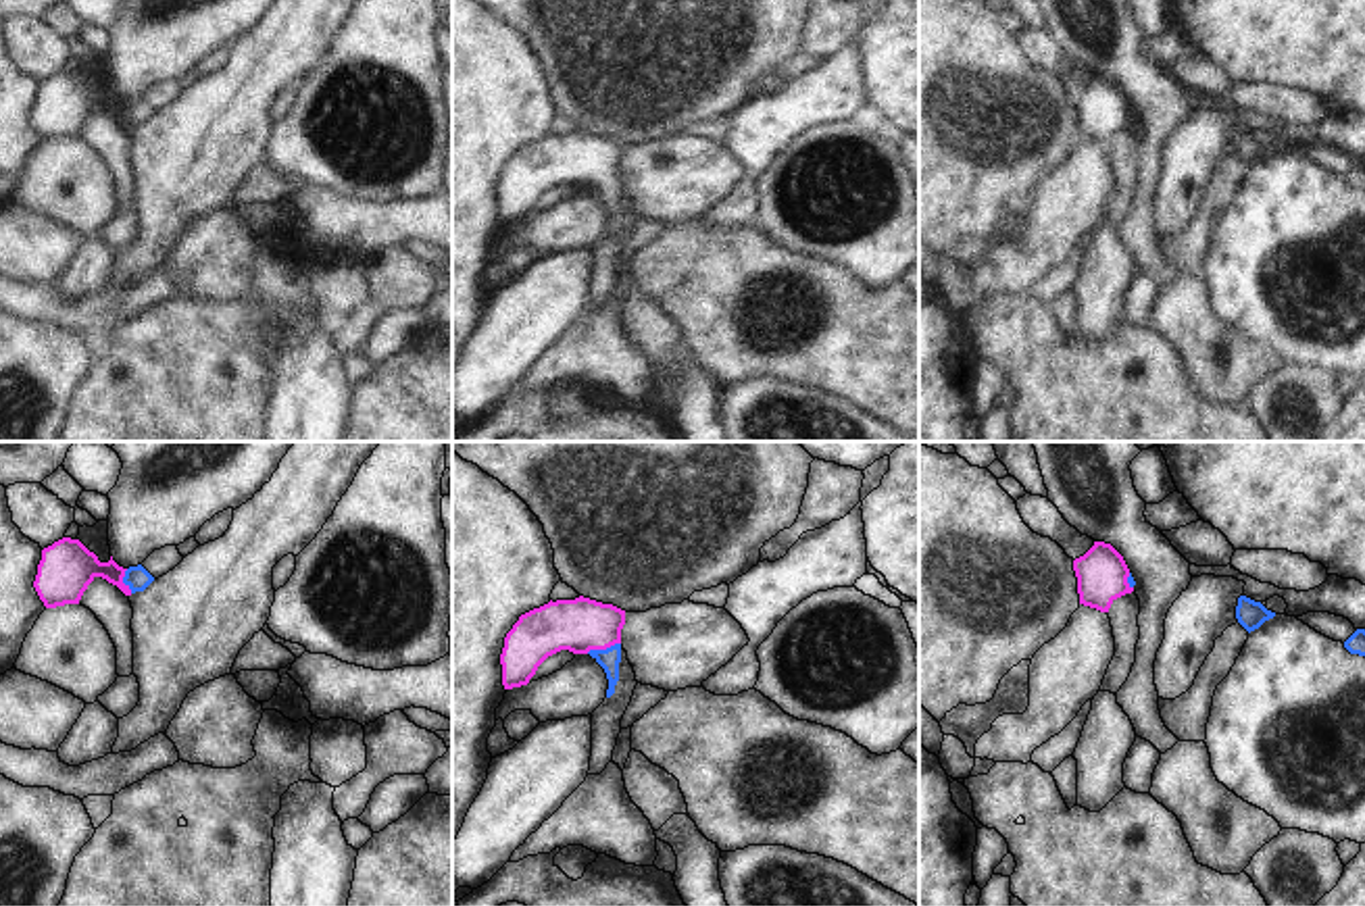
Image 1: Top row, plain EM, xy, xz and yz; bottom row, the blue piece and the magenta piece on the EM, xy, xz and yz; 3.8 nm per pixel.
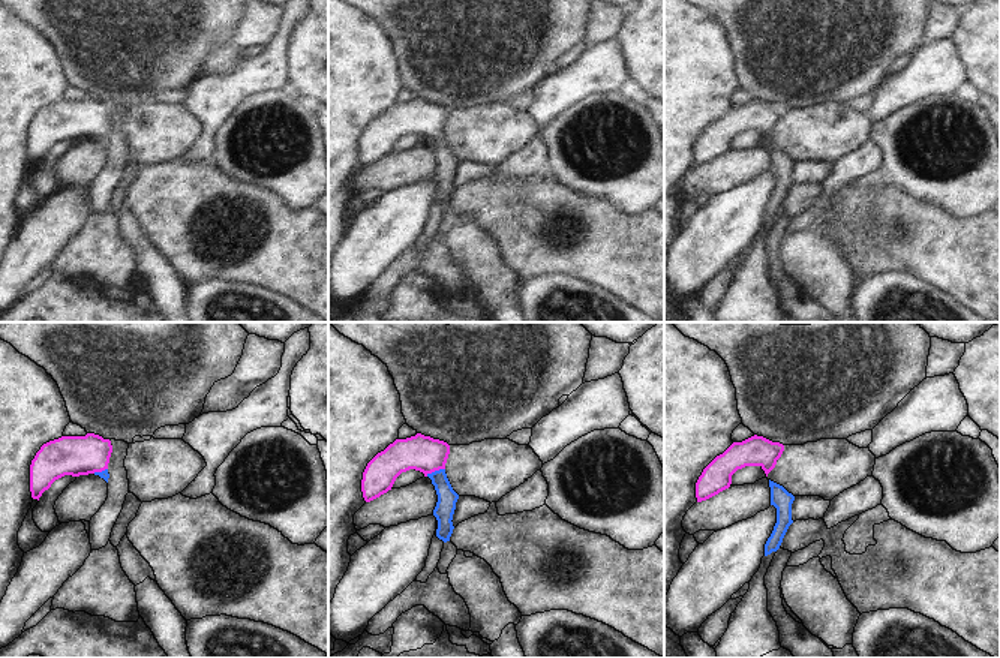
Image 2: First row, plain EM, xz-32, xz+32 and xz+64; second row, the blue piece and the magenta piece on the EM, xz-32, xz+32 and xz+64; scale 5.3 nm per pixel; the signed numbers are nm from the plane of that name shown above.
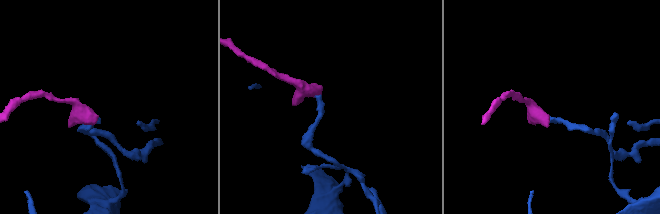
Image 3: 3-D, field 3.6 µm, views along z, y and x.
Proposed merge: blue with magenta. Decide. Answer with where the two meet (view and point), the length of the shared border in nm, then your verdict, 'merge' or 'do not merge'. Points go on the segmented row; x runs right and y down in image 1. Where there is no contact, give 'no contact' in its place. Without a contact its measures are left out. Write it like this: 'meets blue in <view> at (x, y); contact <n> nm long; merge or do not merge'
meets blue in xz at (603, 650); contact 140 nm long; merge

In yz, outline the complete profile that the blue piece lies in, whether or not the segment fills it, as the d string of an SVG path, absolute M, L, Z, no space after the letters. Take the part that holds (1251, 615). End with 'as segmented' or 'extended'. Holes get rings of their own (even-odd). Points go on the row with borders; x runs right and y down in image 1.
M1246 596L1238 598L1236 619L1248 633L1273 616L1275 612L1267 610L1261 602L1255 602Z | as segmented

